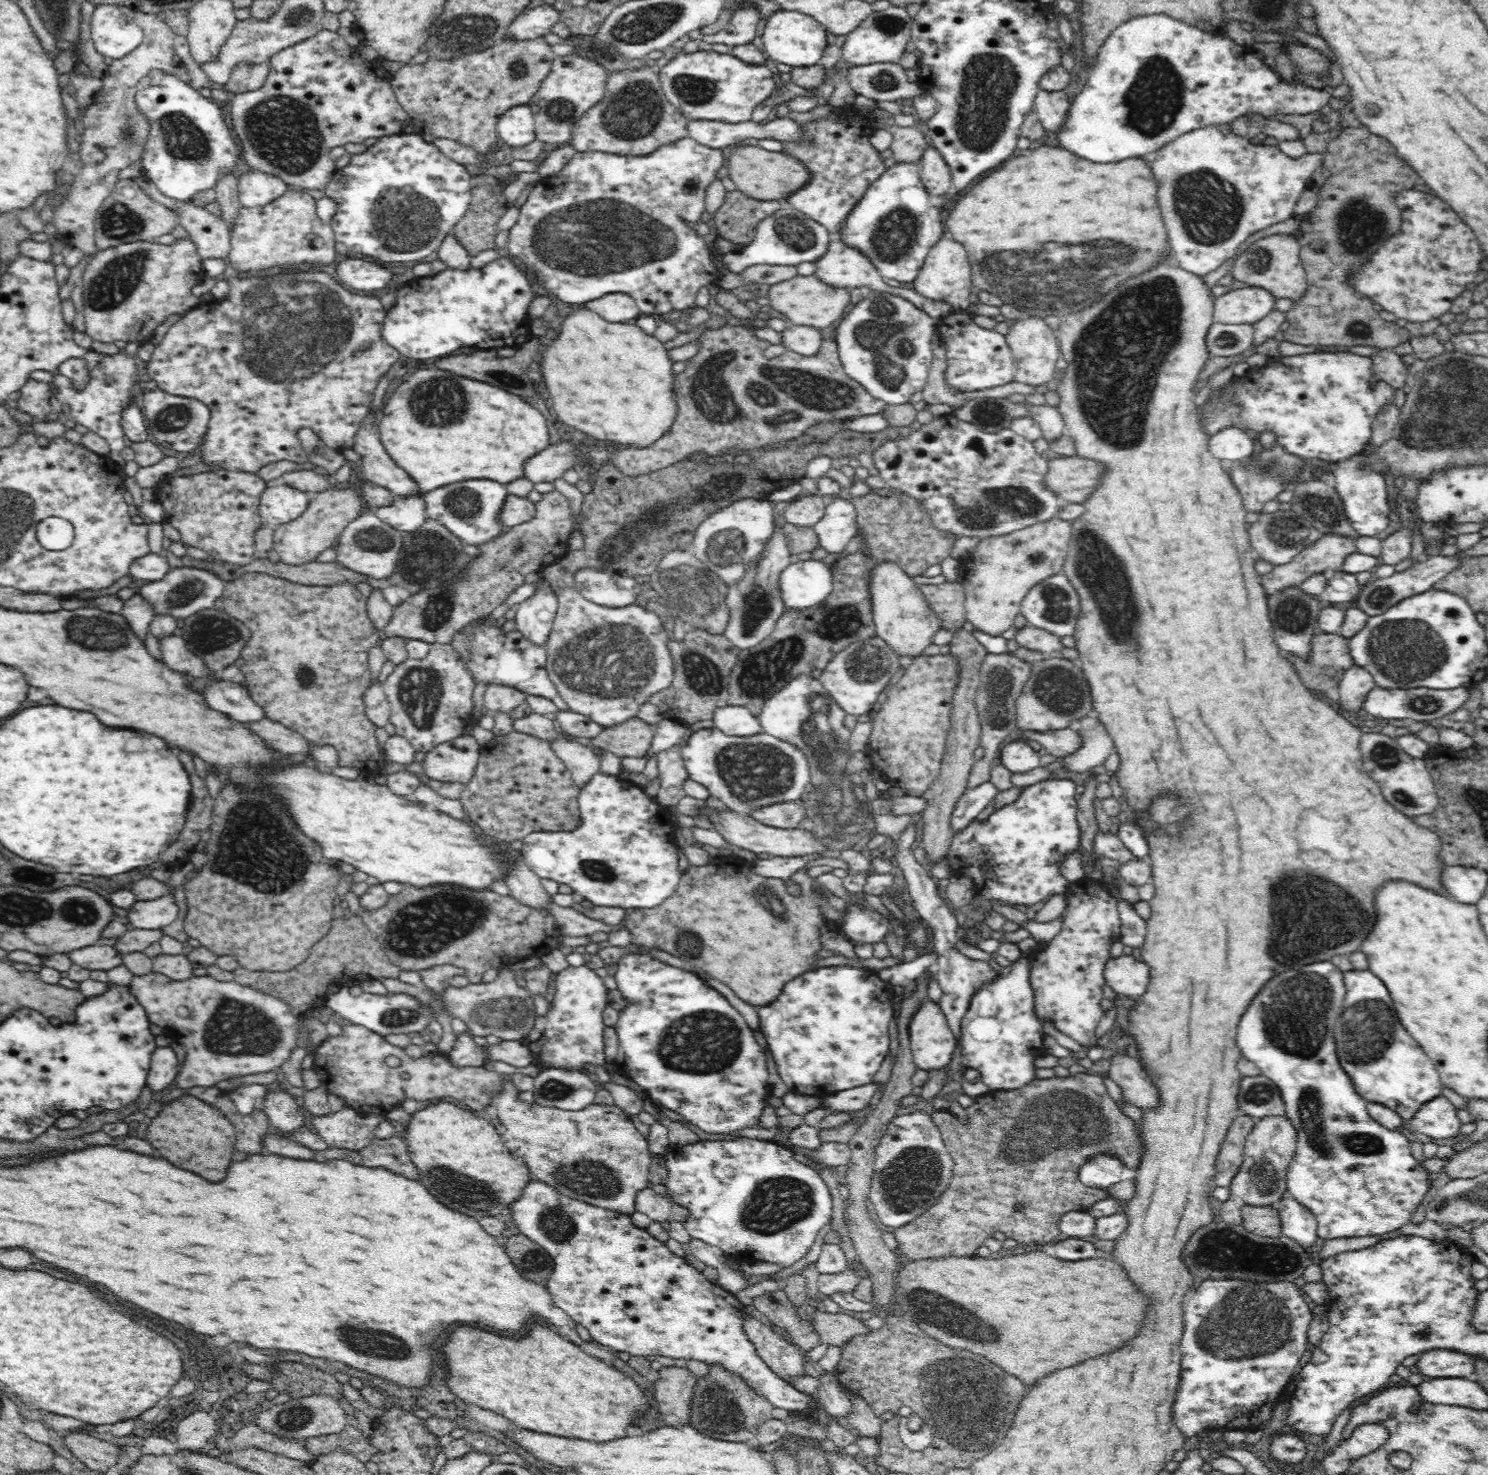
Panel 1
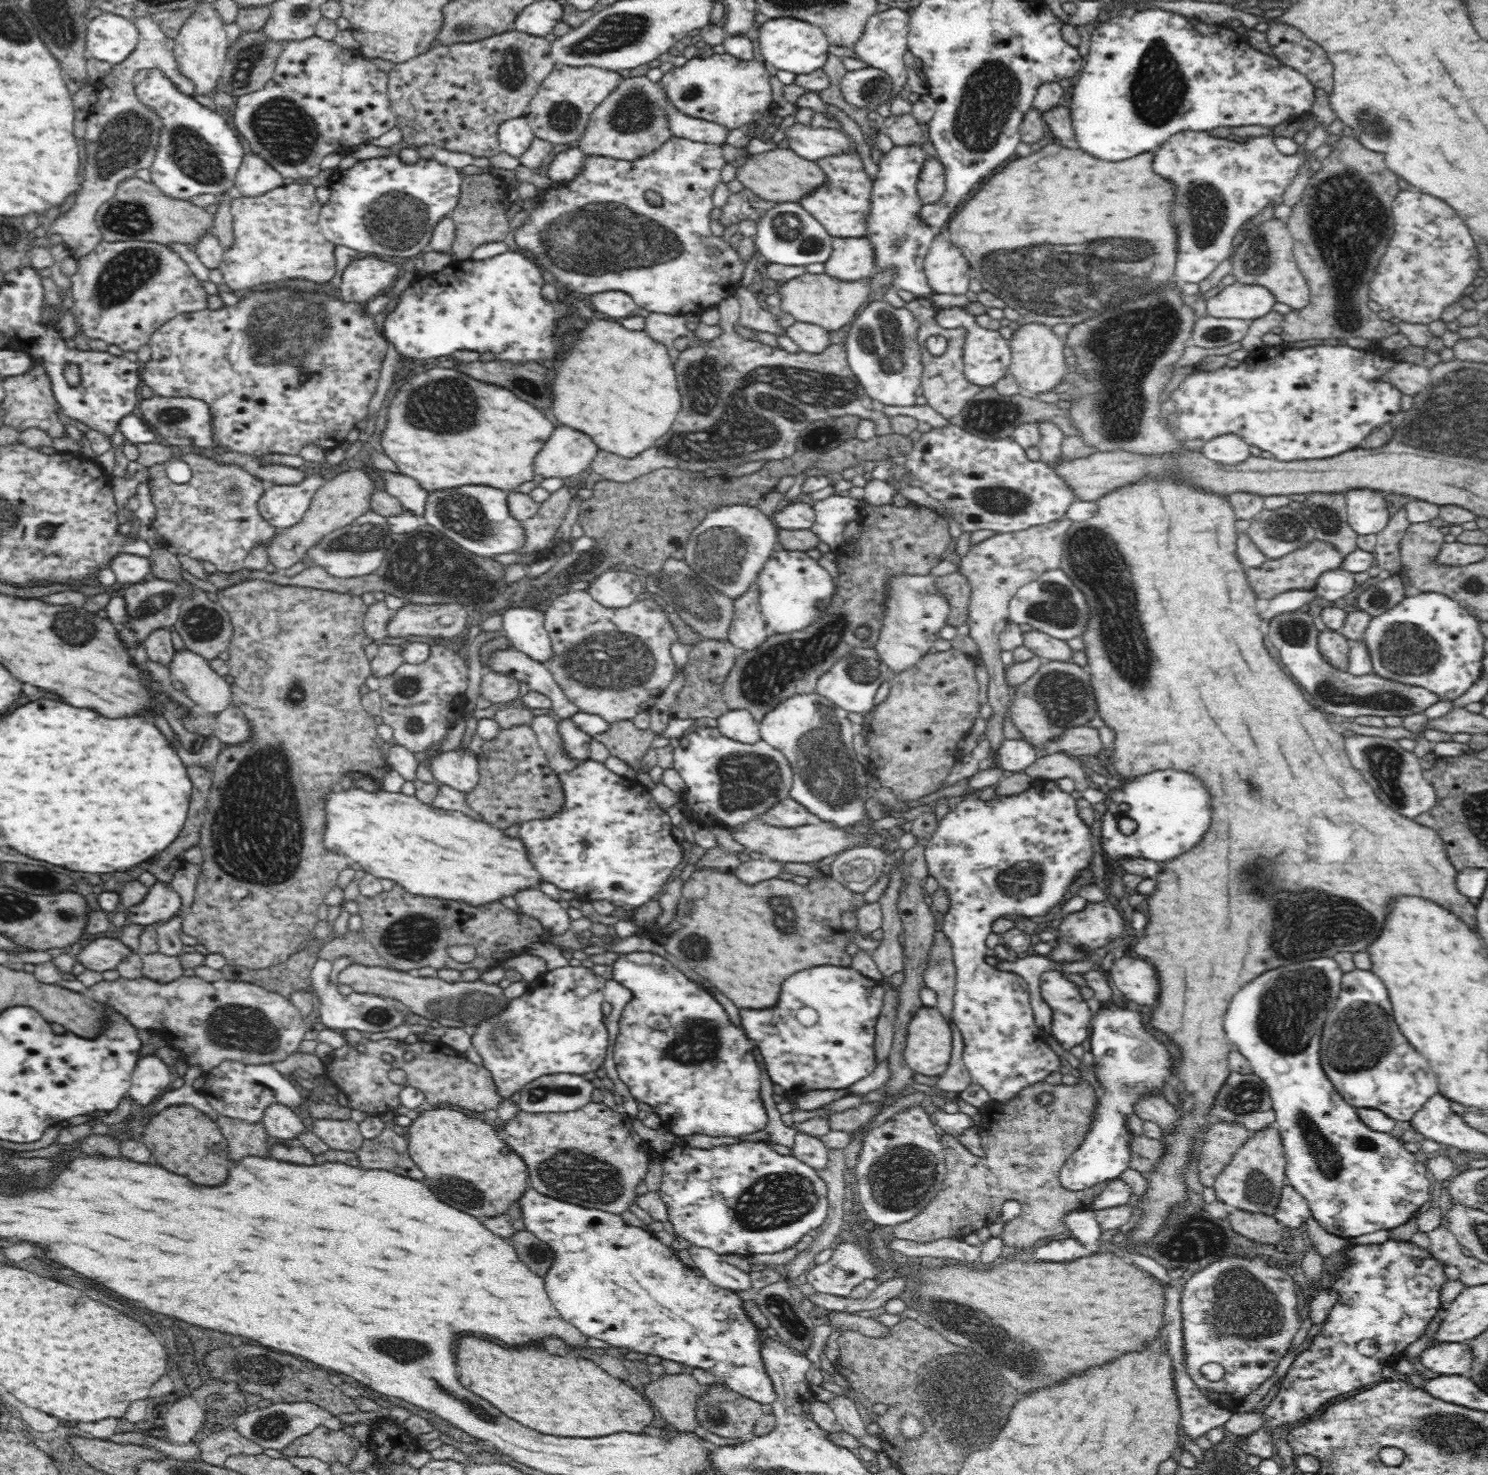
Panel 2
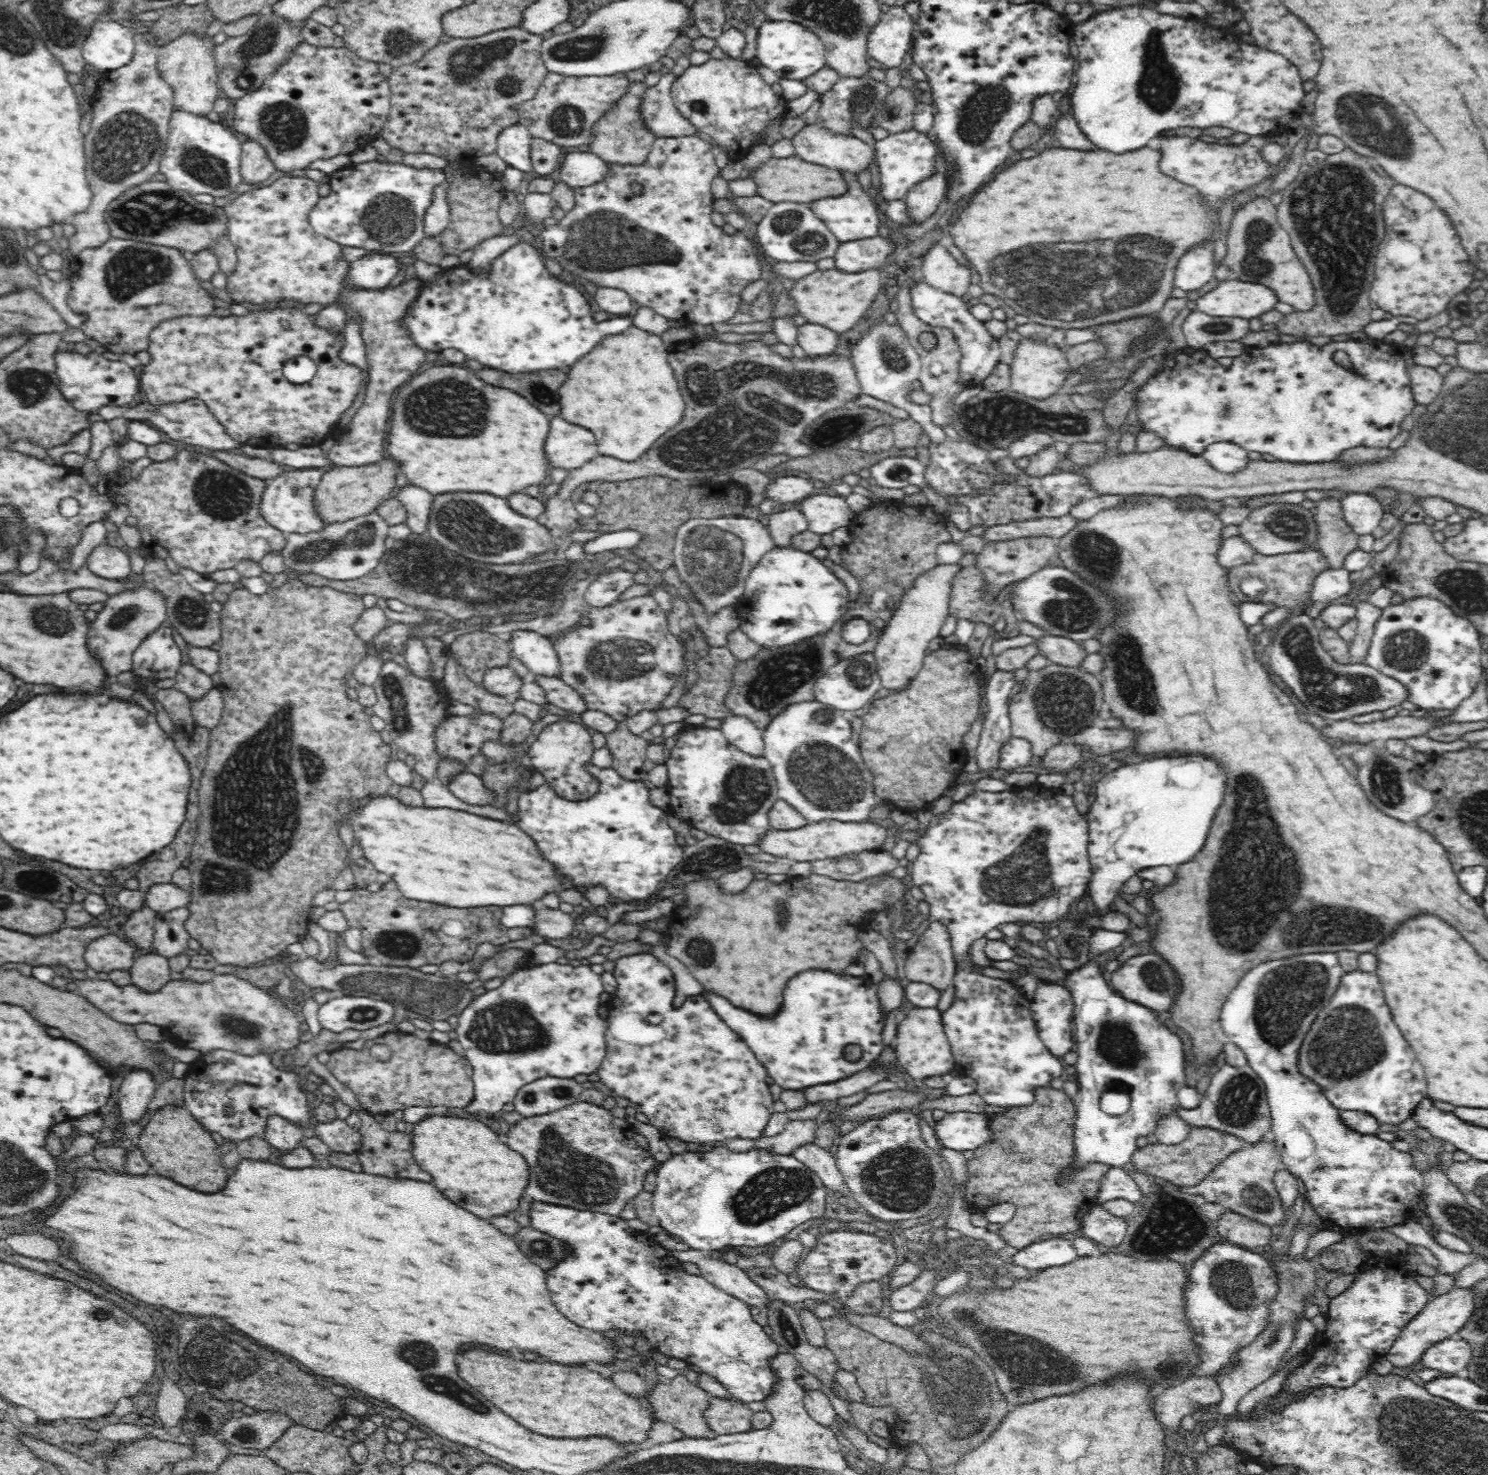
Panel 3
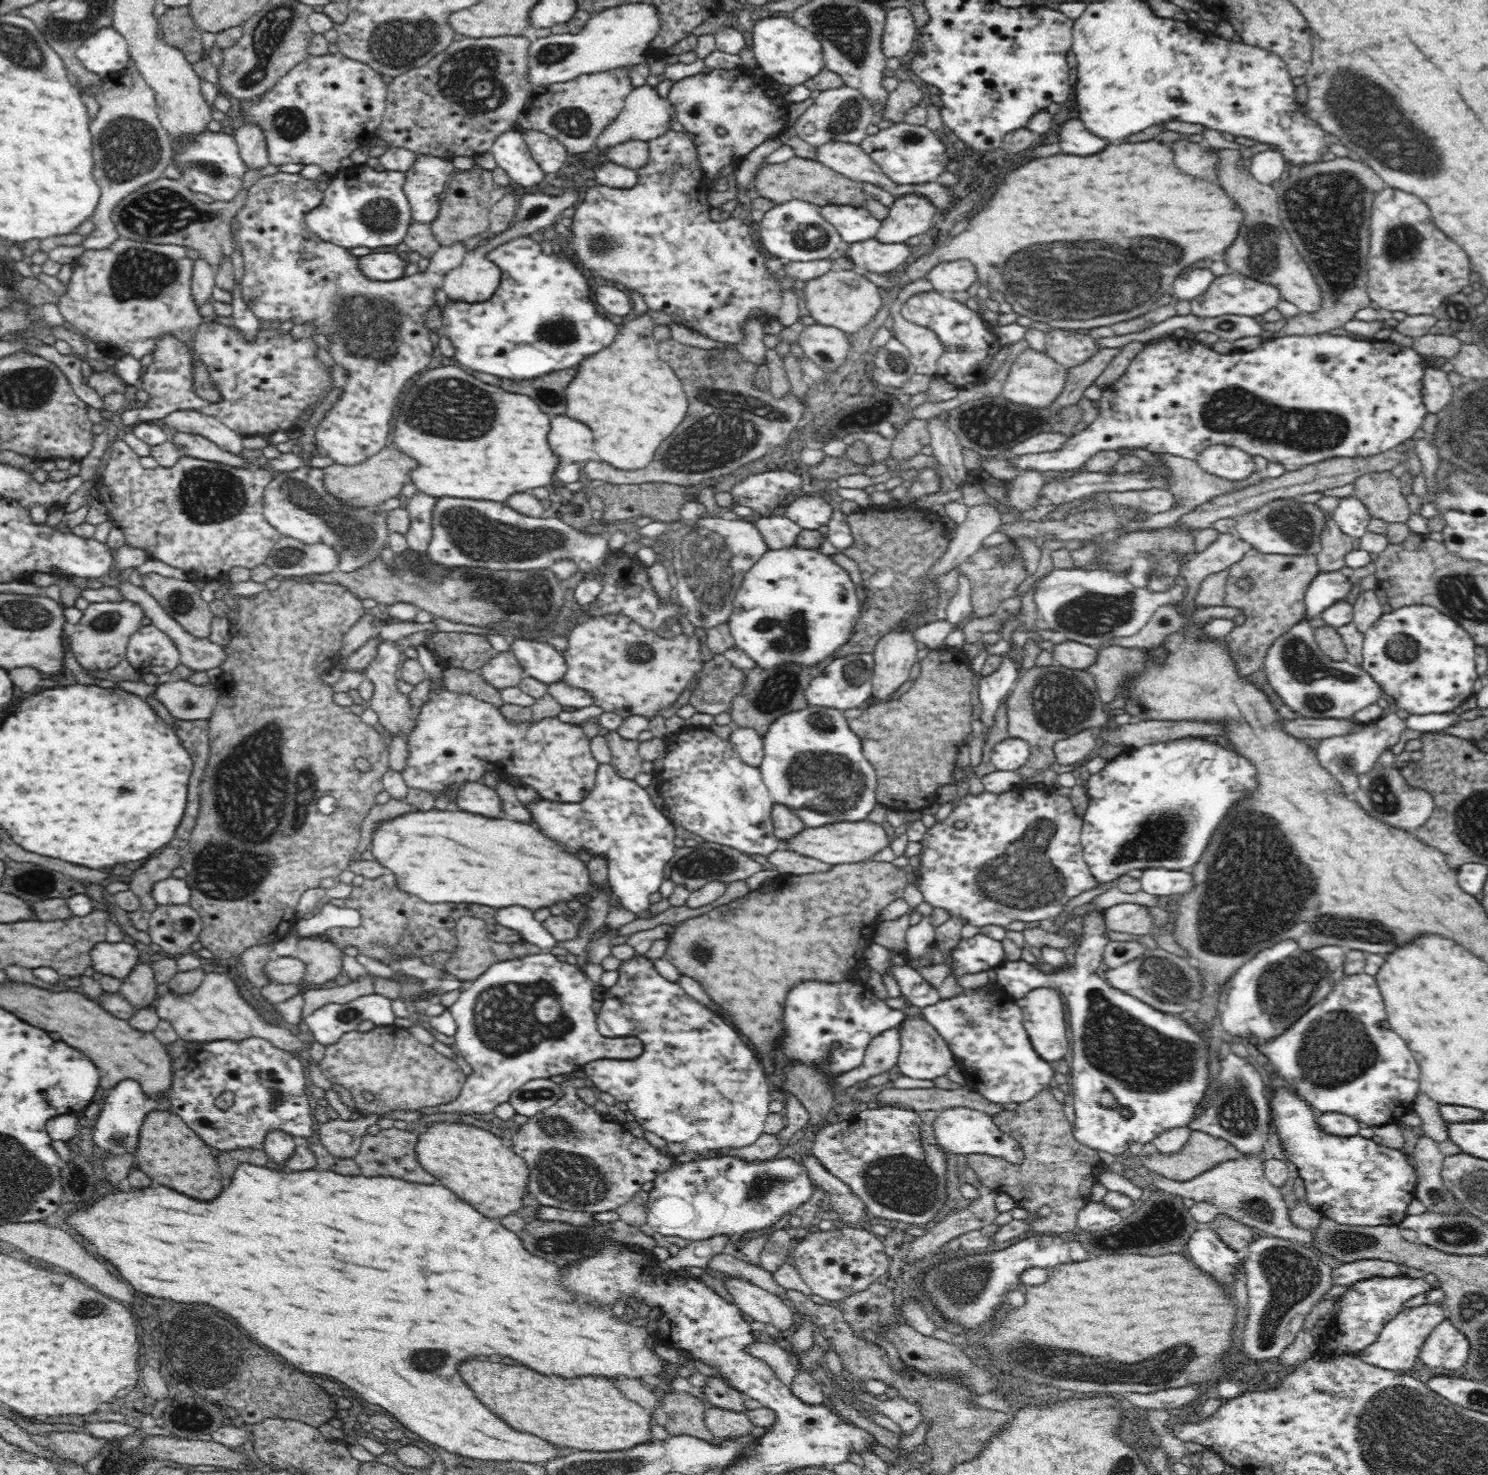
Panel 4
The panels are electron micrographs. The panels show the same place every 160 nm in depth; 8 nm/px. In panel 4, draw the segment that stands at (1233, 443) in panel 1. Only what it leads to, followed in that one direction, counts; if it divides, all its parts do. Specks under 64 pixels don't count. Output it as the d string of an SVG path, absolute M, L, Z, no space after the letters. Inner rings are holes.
M1226 445L1206 447L1195 461L1202 470L1226 480L1242 480L1250 476L1254 468L1254 458L1247 452Z

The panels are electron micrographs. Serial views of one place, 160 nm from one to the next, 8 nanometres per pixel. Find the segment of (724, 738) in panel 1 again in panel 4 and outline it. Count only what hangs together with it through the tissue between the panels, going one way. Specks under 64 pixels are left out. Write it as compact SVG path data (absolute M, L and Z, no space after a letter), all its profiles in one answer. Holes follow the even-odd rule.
M708 730L676 733L668 738L665 752L663 768L656 773L656 781L668 806L667 810L682 828L702 836L707 842L729 846L745 855L760 854L767 857L782 846L776 838L771 817L773 800L762 782L760 771L742 764L728 740Z

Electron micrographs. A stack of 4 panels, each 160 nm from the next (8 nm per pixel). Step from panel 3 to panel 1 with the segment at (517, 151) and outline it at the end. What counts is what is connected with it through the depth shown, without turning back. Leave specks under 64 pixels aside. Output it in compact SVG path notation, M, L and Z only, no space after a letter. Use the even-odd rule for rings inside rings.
M528 105L516 106L499 118L497 131L506 146L520 149L534 142L534 119Z

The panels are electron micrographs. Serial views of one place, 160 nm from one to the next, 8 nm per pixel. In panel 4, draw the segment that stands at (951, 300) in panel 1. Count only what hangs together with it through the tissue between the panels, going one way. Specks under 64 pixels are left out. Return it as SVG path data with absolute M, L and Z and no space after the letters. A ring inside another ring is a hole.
M968 260L945 262L936 265L927 276L934 288L943 295L964 292L979 280L975 264Z

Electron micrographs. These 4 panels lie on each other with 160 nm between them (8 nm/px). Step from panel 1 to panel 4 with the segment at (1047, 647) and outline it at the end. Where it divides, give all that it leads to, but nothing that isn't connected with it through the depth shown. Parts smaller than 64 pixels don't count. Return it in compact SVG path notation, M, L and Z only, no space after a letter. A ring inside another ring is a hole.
M1066 641L1055 645L1054 659L1058 665L1064 666L1071 671L1088 671L1098 660L1099 649L1079 642Z

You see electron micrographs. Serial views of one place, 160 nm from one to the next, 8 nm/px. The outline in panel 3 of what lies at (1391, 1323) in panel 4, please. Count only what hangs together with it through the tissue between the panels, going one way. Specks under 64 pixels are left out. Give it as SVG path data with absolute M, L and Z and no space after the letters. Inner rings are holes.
M1452 1288L1446 1294L1428 1300L1394 1336L1392 1344L1388 1350L1379 1358L1390 1362L1396 1368L1408 1368L1412 1364L1418 1363L1423 1352L1432 1346L1434 1342L1446 1338L1446 1336L1456 1335L1458 1328L1466 1322L1468 1314L1472 1311L1472 1297L1468 1291L1459 1288Z

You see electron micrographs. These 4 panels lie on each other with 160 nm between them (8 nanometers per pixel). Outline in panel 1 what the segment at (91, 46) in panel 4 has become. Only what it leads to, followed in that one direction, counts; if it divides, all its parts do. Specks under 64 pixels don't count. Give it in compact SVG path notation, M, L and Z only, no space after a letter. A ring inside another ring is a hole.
M97 5L90 24L90 35L94 51L104 59L112 58L114 61L131 54L143 42L142 29L137 25L134 12L122 5Z

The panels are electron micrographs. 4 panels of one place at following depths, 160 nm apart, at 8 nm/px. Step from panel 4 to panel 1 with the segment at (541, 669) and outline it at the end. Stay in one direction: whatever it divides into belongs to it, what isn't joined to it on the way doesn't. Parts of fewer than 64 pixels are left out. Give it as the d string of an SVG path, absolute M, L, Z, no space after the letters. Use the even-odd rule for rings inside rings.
M549 584L536 592L534 596L520 602L514 612L514 629L516 634L526 639L530 645L546 646L554 612L556 612L557 599L550 590Z

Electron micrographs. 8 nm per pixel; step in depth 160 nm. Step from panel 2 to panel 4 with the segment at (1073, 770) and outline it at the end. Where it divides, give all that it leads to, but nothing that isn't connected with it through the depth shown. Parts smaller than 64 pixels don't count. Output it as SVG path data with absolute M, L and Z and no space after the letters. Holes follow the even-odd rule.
M1096 729L1080 731L1068 738L1055 742L1052 747L1056 761L1060 765L1070 765L1081 762L1084 756L1088 756L1092 750L1096 750L1101 744L1099 731Z

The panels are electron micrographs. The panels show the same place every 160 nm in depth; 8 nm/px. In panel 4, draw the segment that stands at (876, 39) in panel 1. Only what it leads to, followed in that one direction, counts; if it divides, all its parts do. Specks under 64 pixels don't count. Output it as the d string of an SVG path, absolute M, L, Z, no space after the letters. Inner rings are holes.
M908 6L892 8L886 12L883 36L886 57L904 57L912 51L916 38L914 14Z

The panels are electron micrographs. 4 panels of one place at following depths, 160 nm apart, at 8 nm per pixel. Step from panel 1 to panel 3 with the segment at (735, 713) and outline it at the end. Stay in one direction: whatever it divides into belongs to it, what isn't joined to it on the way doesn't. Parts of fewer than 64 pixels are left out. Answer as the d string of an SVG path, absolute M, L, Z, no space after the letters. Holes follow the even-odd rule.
M729 715L721 724L721 731L727 741L750 757L763 756L763 731L754 726L748 718Z

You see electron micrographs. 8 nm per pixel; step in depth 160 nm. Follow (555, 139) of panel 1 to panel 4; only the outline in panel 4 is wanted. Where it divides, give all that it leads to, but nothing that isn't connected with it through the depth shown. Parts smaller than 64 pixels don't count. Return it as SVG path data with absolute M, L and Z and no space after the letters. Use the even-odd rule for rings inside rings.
M618 66L593 74L582 74L569 82L547 86L528 99L517 123L522 129L542 131L557 138L571 155L586 152L594 146L597 136L616 118L634 88L629 67Z

